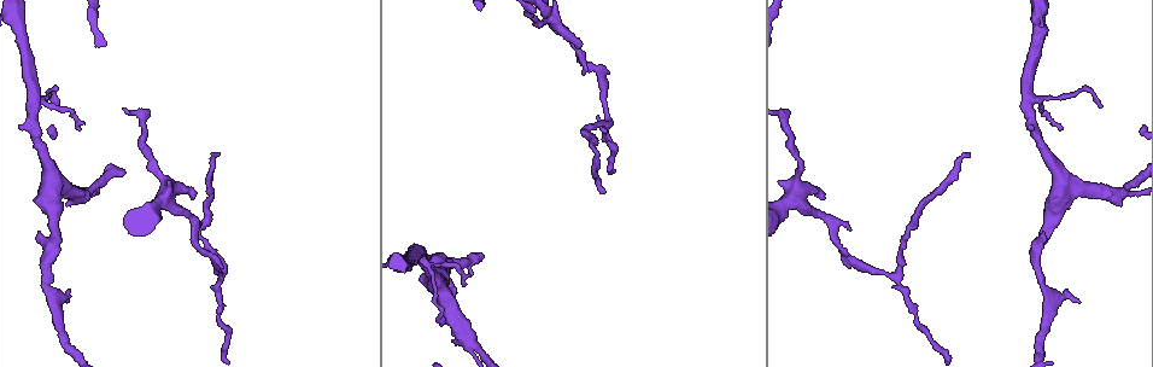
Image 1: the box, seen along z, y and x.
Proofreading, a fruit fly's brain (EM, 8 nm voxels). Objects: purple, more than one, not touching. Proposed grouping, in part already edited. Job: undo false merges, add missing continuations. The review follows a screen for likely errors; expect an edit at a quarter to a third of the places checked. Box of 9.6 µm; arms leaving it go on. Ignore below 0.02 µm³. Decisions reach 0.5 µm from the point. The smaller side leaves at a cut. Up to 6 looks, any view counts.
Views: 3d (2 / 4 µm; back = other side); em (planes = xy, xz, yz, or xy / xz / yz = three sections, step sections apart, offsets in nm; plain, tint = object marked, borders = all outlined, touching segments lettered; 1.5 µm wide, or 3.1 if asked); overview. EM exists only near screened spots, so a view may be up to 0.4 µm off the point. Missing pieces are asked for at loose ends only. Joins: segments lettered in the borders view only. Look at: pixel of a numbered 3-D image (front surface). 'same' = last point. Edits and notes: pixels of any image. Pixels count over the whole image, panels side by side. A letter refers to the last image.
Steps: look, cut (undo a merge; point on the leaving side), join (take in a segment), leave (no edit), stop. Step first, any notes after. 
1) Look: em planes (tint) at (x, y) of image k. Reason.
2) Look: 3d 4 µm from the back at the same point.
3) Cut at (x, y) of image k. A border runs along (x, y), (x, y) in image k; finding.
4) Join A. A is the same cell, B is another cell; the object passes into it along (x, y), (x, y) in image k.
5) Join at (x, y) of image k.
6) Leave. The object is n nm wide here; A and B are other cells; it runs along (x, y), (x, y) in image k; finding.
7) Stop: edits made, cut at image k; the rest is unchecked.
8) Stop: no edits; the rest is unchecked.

Look: em planes (borders) at (606, 120) of image 1. Three arms meet.

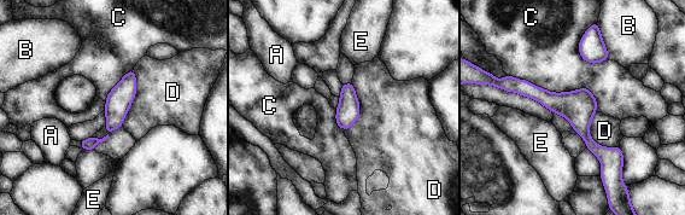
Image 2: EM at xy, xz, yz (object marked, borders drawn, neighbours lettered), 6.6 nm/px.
Leave. The longest contact is with C, 650 nm; A, B, C, D and E are other cells; it runs along (508, 83), (561, 103), (619, 166) in image 2; one neuron here.

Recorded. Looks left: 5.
Look: 3d 4 µm at (1080, 302) of image 1. Branch stops here.

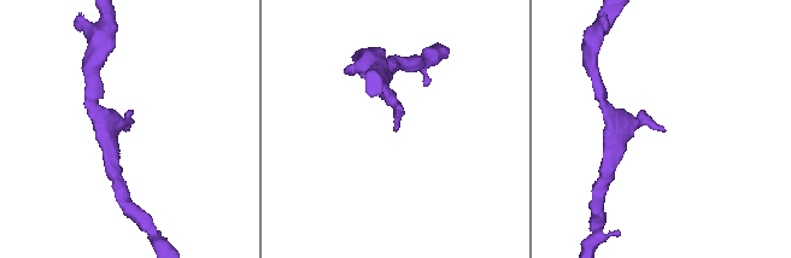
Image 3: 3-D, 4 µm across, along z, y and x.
Look: em xz step 4 (borders) at (395, 128) of image 3.

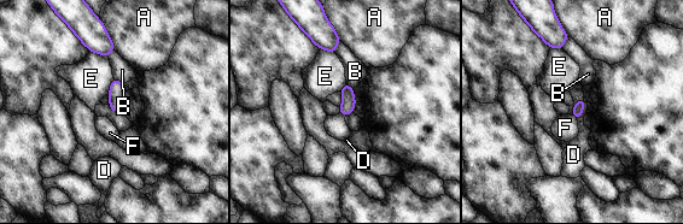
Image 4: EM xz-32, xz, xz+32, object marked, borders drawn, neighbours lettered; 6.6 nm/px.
Look: em yz step 4 (borders) at the same point. Cut it another way.

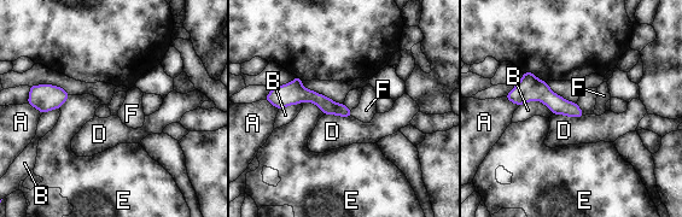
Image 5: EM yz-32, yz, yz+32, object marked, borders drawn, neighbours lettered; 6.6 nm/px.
Join F. The object is 100 nm wide here; F is the same cell, A, B, D and E are other cells; the neuron continues.

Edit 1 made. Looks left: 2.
Stop: edits made, join at image 5; the rest is unchecked.

